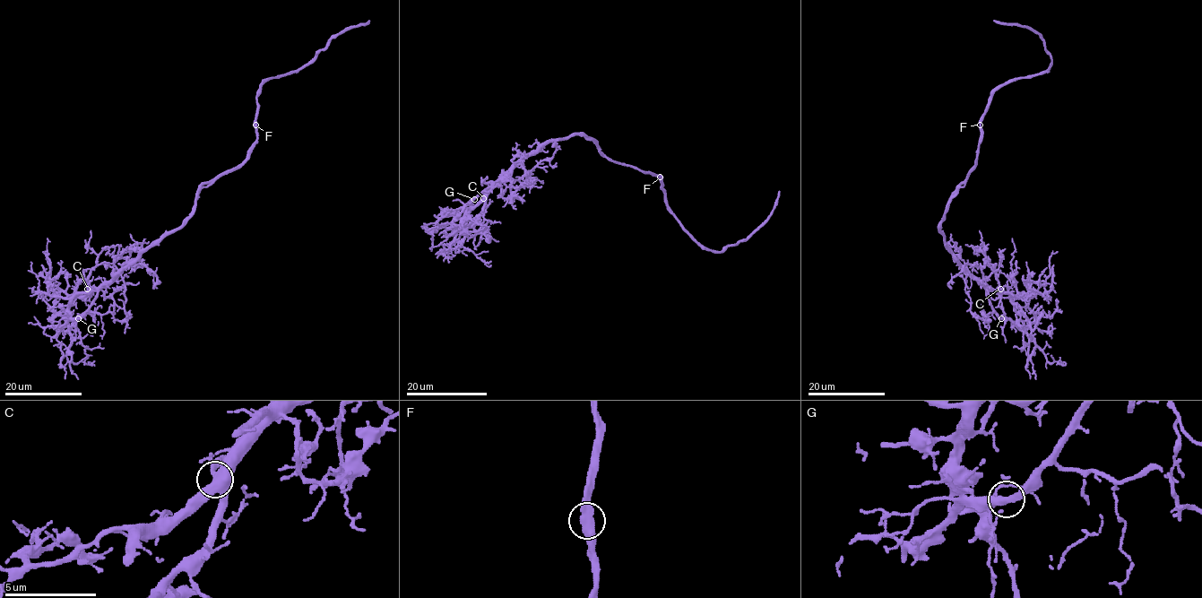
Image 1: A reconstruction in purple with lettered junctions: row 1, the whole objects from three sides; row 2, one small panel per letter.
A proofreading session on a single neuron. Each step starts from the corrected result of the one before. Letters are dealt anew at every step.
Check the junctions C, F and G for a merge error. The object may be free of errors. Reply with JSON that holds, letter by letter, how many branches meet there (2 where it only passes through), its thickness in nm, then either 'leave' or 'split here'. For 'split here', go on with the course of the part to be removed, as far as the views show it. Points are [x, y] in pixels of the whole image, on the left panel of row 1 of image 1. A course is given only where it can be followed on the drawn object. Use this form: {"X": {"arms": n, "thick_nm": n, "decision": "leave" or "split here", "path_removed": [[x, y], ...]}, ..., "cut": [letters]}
{"C": {"arms": 2, "thick_nm": 380, "decision": "leave"}, "F": {"arms": 2, "thick_nm": 400, "decision": "leave"}, "G": {"arms": 2, "thick_nm": 380, "decision": "leave"}, "cut": []}

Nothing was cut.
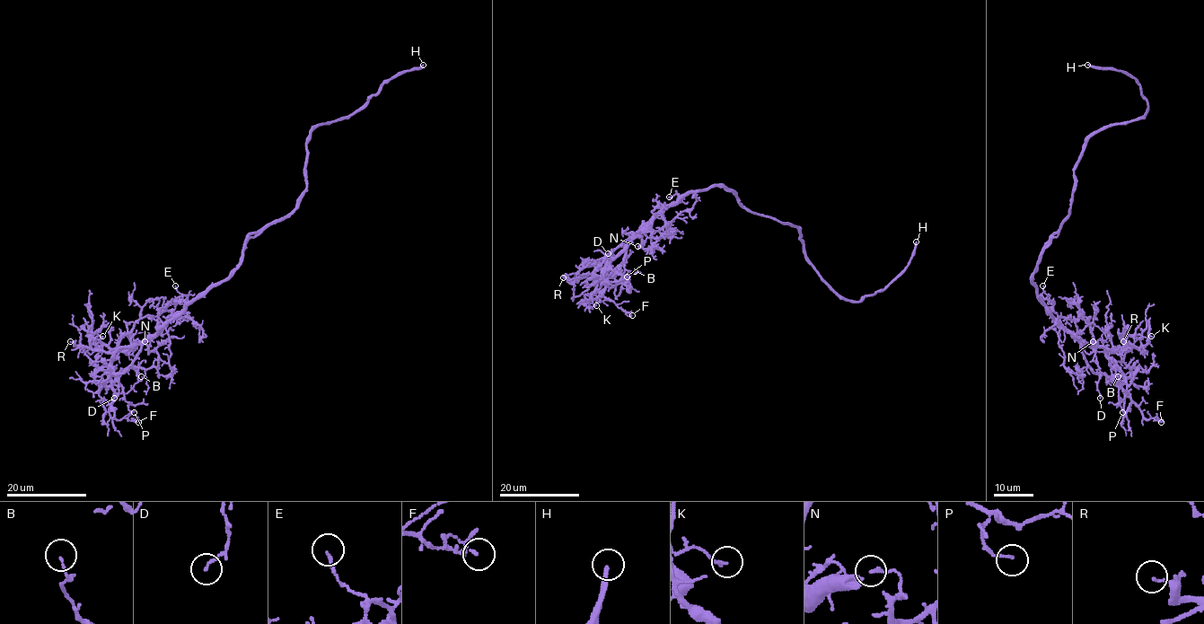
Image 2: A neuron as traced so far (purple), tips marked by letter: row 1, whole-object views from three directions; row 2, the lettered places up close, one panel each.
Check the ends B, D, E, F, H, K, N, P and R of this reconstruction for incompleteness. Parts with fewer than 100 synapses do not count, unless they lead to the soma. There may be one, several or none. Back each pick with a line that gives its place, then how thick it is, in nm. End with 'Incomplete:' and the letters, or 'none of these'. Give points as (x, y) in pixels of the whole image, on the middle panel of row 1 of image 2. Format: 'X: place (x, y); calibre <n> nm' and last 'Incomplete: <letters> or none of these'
H: place (916, 241); calibre 200 nm
Incomplete: H

